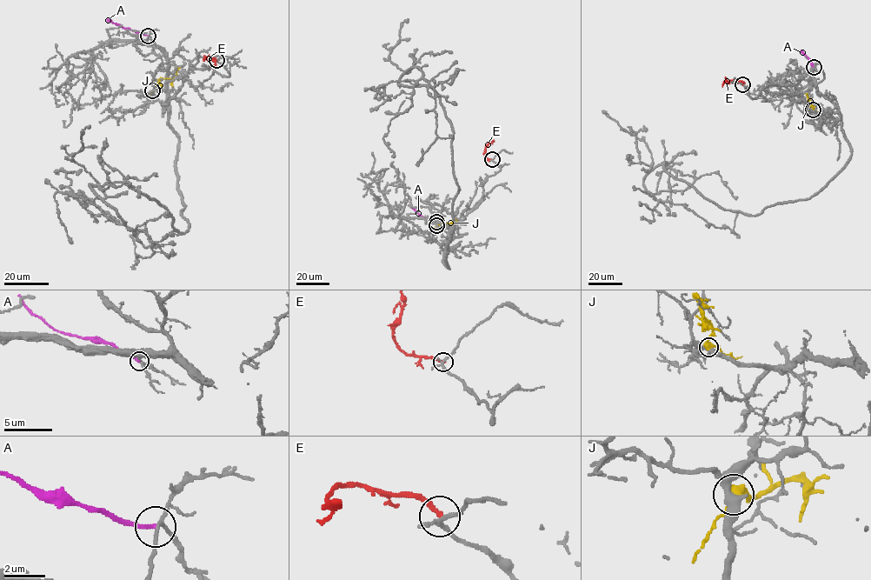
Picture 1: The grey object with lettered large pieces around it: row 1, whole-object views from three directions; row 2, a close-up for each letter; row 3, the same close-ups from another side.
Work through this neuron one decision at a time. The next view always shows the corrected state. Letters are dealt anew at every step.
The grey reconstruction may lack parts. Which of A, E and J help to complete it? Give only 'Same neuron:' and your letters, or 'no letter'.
Same neuron: no letter

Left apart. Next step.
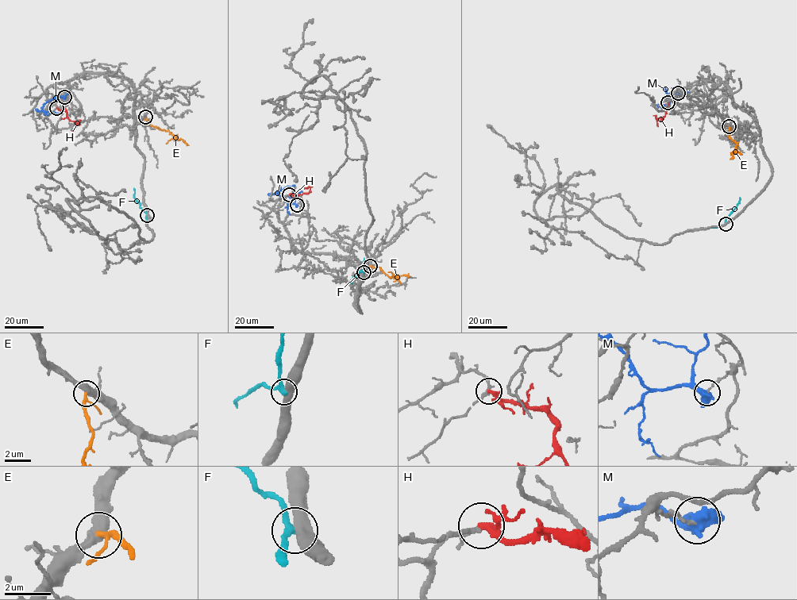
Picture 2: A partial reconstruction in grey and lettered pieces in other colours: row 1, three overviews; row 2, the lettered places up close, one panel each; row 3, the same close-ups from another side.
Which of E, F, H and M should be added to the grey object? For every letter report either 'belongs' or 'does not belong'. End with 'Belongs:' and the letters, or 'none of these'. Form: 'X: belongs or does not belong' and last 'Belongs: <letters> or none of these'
E: does not belong
F: does not belong
H: does not belong
M: does not belong
Belongs: none of these

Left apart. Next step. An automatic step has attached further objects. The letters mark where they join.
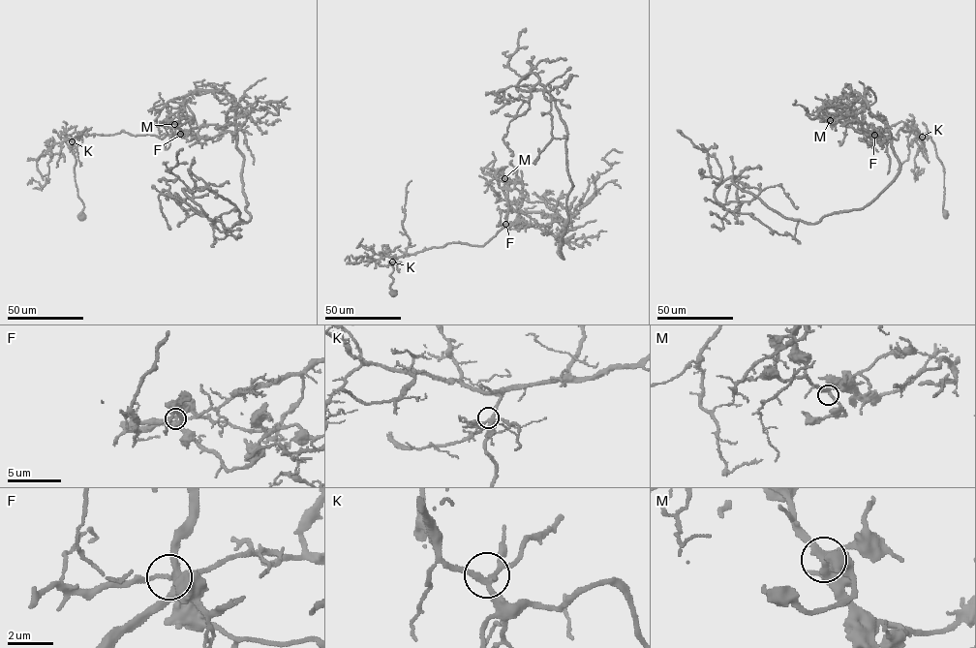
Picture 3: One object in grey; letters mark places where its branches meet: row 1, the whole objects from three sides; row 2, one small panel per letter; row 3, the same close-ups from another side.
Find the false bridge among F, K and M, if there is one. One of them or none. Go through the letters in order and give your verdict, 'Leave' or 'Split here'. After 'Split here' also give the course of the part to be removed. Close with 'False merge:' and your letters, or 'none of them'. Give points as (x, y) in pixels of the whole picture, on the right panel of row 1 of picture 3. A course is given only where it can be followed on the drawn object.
F: Split here. Course of the part to remove: (874, 135), (897, 139), (900, 129), (930, 138), (943, 167), (947, 218)
K: Leave
M: Leave
False merge: F

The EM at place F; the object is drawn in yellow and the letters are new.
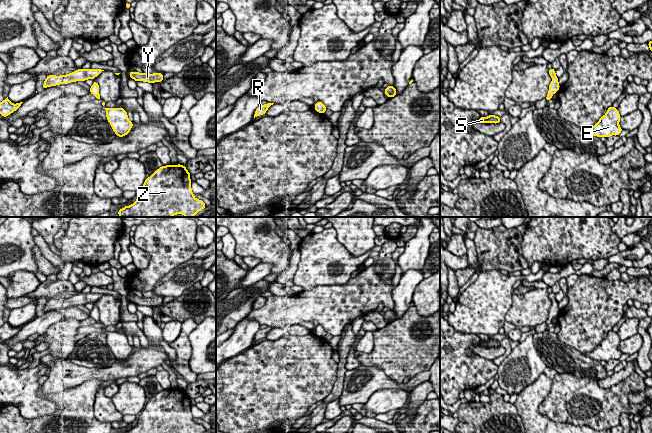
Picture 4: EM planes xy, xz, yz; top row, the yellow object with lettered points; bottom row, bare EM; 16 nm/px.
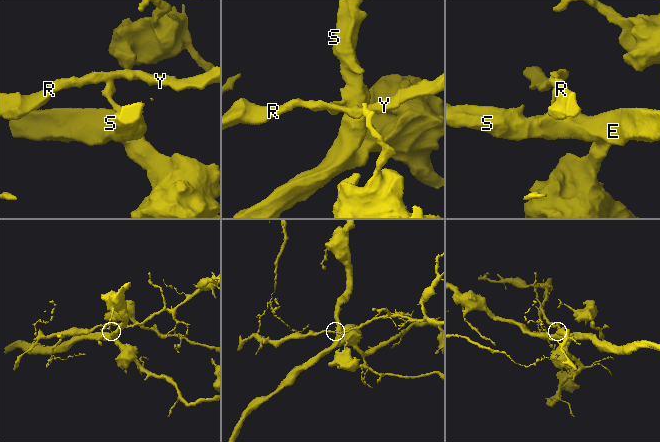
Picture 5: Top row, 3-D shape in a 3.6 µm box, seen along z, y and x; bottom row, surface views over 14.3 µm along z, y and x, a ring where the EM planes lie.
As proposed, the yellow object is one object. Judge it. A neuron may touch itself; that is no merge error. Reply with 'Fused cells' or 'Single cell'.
Fused cells

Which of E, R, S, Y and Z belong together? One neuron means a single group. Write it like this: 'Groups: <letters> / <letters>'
Groups: E S Z / R Y

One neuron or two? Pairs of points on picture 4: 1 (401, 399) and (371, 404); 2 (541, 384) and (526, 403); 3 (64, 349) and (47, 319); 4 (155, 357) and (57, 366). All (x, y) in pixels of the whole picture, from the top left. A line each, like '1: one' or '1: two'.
1: one
2: one
3: two
4: one

